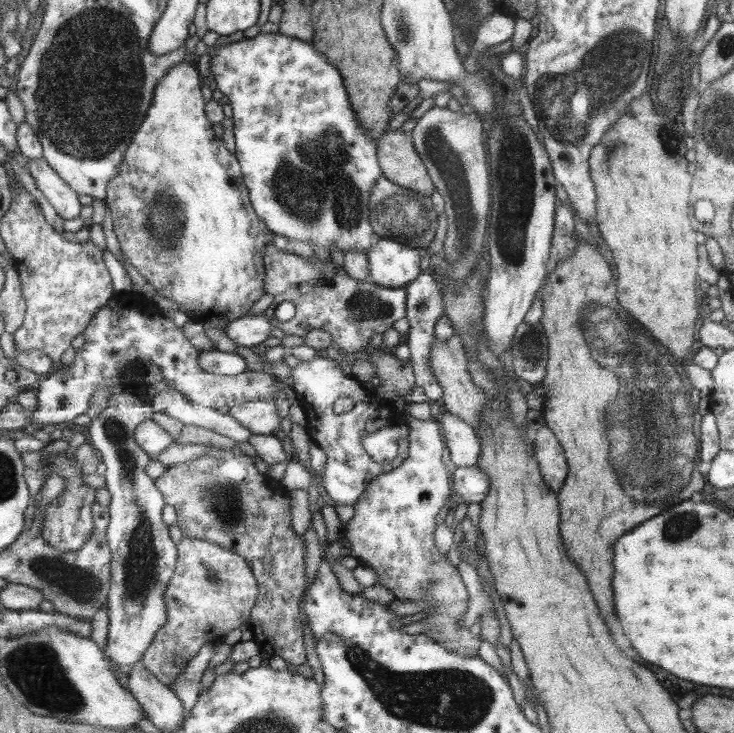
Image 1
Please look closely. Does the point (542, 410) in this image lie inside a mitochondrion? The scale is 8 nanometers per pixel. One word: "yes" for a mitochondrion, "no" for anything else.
no

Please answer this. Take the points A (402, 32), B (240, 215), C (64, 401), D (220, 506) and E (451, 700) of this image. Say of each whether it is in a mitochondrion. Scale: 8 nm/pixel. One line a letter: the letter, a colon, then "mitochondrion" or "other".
A: mitochondrion
B: other
C: mitochondrion
D: mitochondrion
E: mitochondrion

